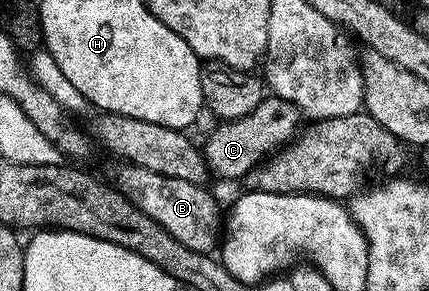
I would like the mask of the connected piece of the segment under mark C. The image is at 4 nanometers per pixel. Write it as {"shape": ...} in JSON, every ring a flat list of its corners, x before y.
{"shape":[[266,95,261,98,259,107,255,107,255,111,251,111,247,115,243,115,234,121,227,121,218,124,212,133,208,134,206,145,203,145,205,155,205,163,209,166,210,174,214,178,222,177,225,181,237,181,248,178,251,170,256,169,258,165,269,160,279,149,284,149,294,137,297,136,302,128,301,120,303,114,296,105,293,105,287,99,276,95]]}

